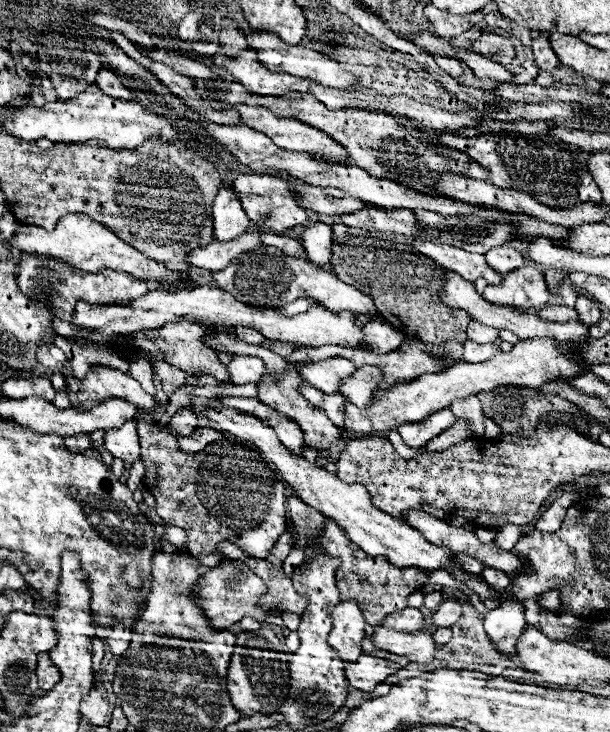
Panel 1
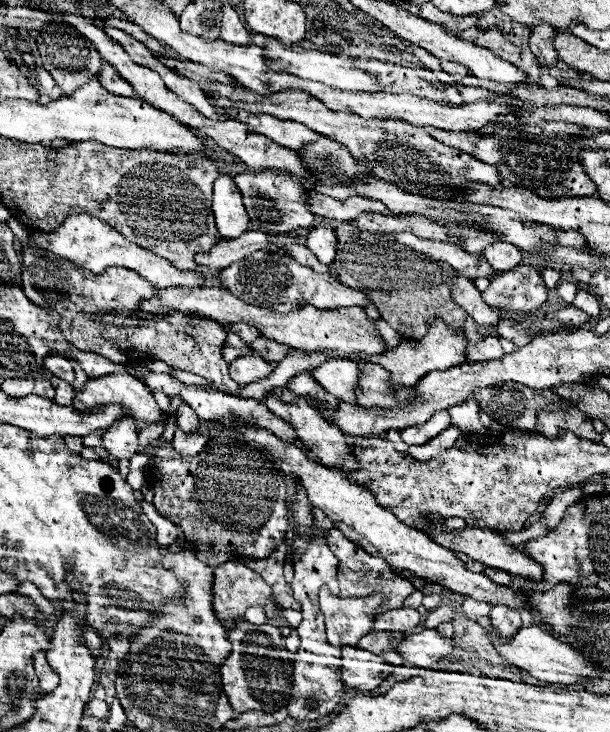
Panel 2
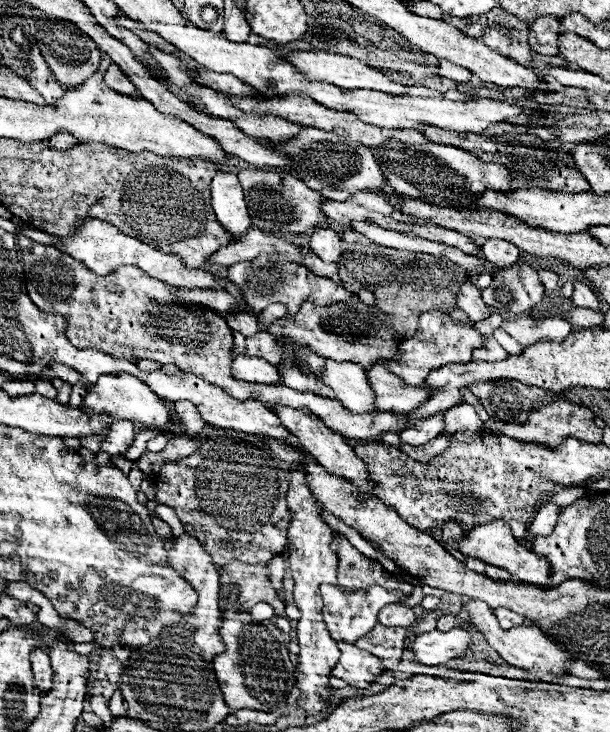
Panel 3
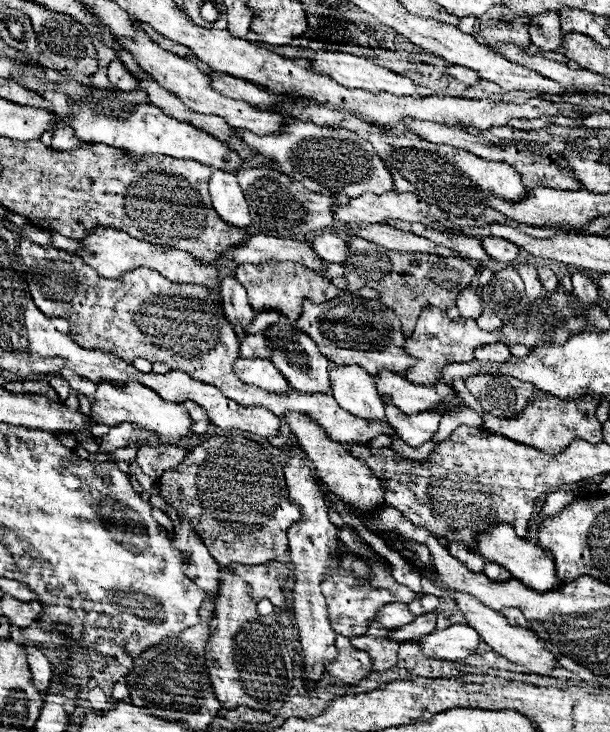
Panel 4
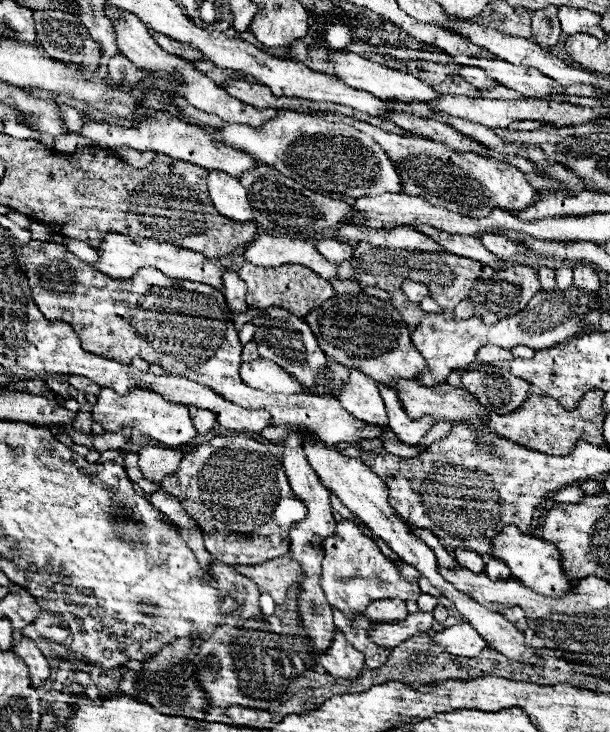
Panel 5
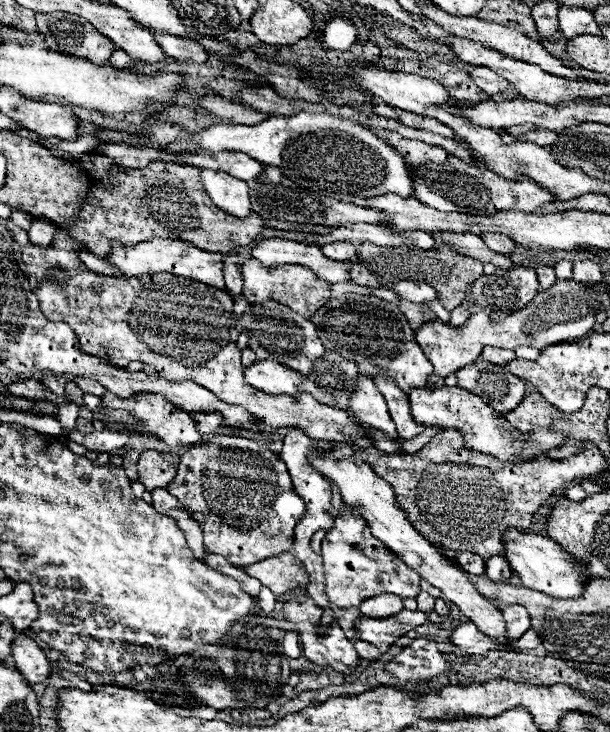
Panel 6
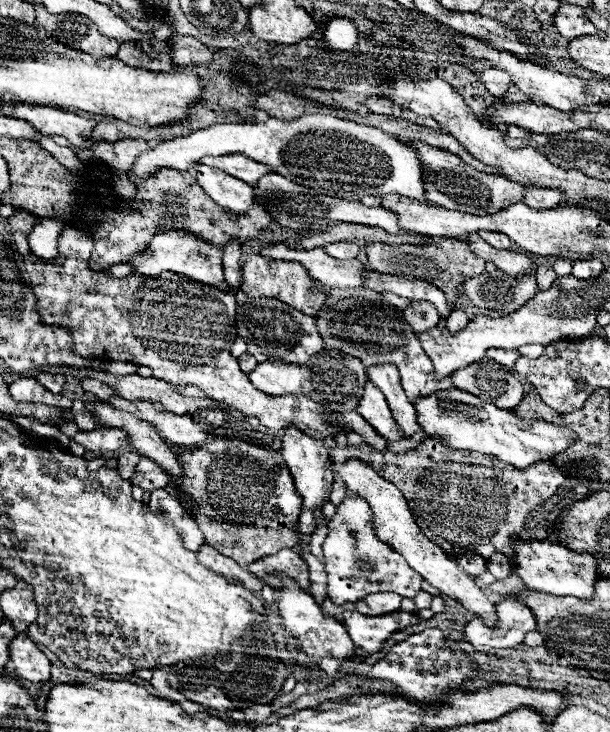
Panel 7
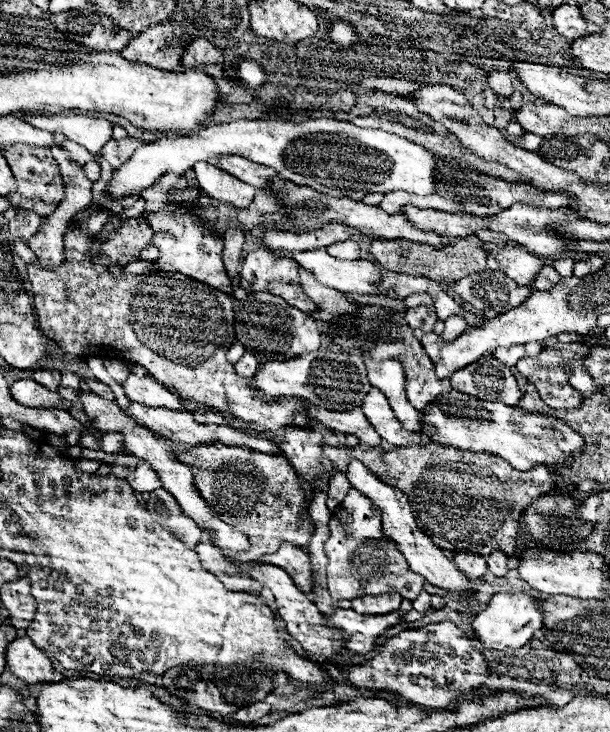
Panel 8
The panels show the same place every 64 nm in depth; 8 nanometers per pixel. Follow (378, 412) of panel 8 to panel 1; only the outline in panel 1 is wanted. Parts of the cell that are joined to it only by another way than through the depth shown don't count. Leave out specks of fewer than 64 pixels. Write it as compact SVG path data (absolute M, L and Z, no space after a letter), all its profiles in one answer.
M330 358L320 362L302 362L296 366L298 374L314 388L326 394L338 394L340 380L354 374L354 364L346 358Z

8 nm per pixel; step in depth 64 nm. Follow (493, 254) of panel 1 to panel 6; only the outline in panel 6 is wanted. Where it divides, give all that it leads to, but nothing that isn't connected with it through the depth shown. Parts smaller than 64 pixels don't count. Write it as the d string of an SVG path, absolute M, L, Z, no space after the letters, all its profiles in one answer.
M482 234L482 240L486 242L486 246L498 254L506 254L510 256L514 252L514 240L502 236L502 234Z

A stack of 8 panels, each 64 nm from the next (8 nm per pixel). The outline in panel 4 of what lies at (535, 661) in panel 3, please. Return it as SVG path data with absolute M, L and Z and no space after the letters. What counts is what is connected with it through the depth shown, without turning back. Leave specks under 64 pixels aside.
M448 590L448 594L450 594L452 598L456 598L458 608L464 612L464 616L468 618L468 624L480 634L480 638L482 638L492 650L496 650L500 656L504 656L508 662L526 666L530 672L542 674L542 676L548 676L548 674L556 668L556 656L554 656L554 652L550 652L550 650L546 648L544 640L540 640L540 636L538 636L534 630L522 628L522 626L508 626L506 620L504 620L498 612L486 608L478 598L474 598L474 596L470 596L470 594L452 592L452 590Z

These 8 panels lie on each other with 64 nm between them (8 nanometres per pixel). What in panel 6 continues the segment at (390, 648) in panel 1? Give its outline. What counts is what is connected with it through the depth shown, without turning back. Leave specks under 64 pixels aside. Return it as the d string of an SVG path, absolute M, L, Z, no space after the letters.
M464 622L464 624L456 626L448 638L454 646L458 646L462 650L462 654L472 654L472 656L502 648L496 642L492 642L490 638L486 638L486 634L482 634L472 622Z

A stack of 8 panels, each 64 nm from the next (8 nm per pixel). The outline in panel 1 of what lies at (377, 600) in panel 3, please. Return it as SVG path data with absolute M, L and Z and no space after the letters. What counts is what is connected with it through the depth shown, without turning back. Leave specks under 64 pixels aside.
M346 600L330 608L332 612L332 630L328 642L336 648L344 662L356 662L358 654L362 654L364 632L364 614L354 600Z

